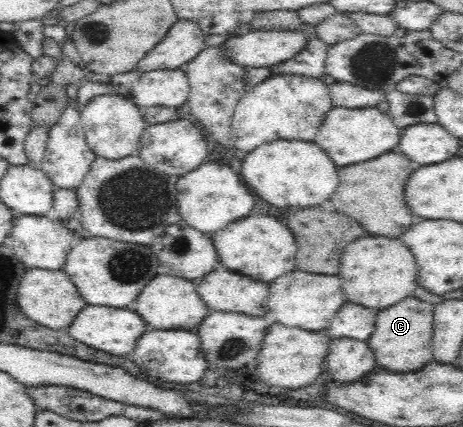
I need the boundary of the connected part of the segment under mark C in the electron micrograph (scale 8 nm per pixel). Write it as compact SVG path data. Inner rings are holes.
M413 296L403 299L397 305L377 311L375 331L367 339L367 345L375 353L375 363L391 373L409 373L421 369L425 364L434 361L431 337L433 335L434 304L421 301Z

